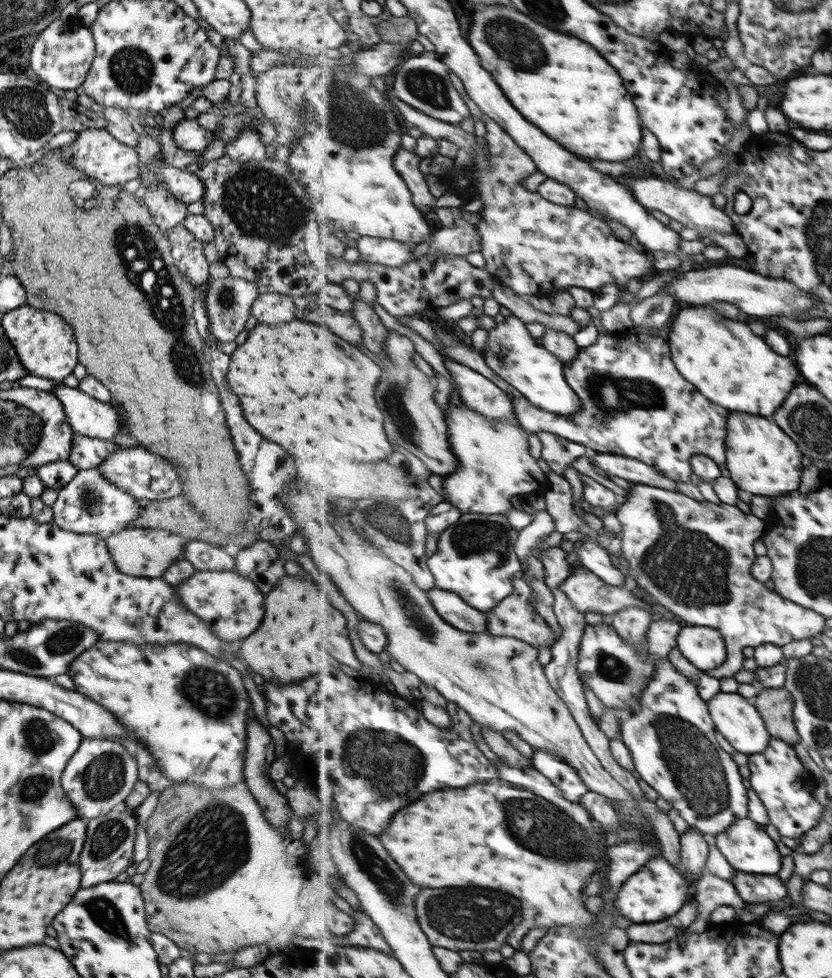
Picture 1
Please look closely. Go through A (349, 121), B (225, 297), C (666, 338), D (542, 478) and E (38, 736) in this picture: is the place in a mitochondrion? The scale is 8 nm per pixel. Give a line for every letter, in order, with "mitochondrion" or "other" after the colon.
A: mitochondrion
B: mitochondrion
C: other
D: other
E: mitochondrion

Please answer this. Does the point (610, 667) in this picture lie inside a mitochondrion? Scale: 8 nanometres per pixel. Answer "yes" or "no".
yes

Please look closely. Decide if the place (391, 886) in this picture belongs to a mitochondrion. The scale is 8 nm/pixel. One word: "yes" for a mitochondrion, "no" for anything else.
yes

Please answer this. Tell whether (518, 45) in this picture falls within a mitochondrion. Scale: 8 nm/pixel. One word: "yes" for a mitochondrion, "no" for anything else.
yes

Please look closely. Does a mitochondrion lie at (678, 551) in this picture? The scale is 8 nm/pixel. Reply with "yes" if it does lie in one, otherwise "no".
yes

